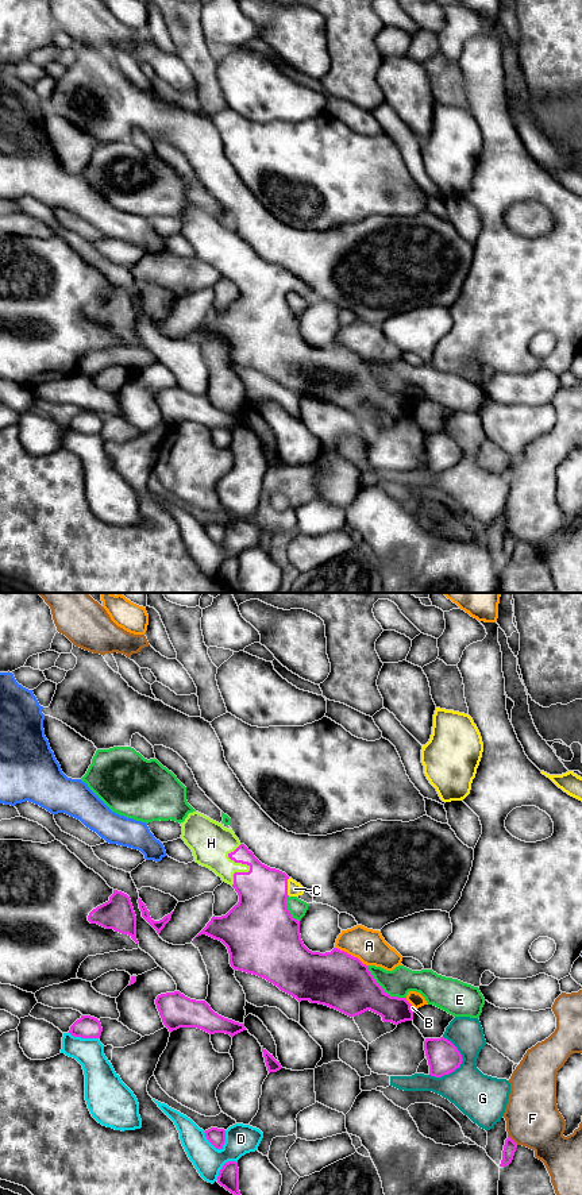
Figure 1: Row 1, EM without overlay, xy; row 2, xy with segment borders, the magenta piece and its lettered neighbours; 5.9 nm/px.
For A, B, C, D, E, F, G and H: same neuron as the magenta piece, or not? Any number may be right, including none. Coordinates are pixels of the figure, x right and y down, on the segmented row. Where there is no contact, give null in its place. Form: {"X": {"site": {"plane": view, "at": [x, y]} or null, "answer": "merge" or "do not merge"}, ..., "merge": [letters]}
{"A": {"site": {"plane": "xy", "at": [350, 955]}, "answer": "do not merge"}, "B": {"site": {"plane": "xy", "at": [411, 1009]}, "answer": "do not merge"}, "C": {"site": {"plane": "xy", "at": [286, 887]}, "answer": "merge"}, "D": {"site": {"plane": "xy", "at": [212, 1144]}, "answer": "do not merge"}, "E": {"site": {"plane": "xy", "at": [382, 989]}, "answer": "do not merge"}, "F": {"site": {"plane": "xy", "at": [512, 1140]}, "answer": "do not merge"}, "G": {"site": {"plane": "xy", "at": [461, 1063]}, "answer": "do not merge"}, "H": {"site": {"plane": "xy", "at": [246, 863]}, "answer": "merge"}, "merge": ["C", "H"]}

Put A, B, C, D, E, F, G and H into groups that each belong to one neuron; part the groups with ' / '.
A / B / C H / D / E / F / G

